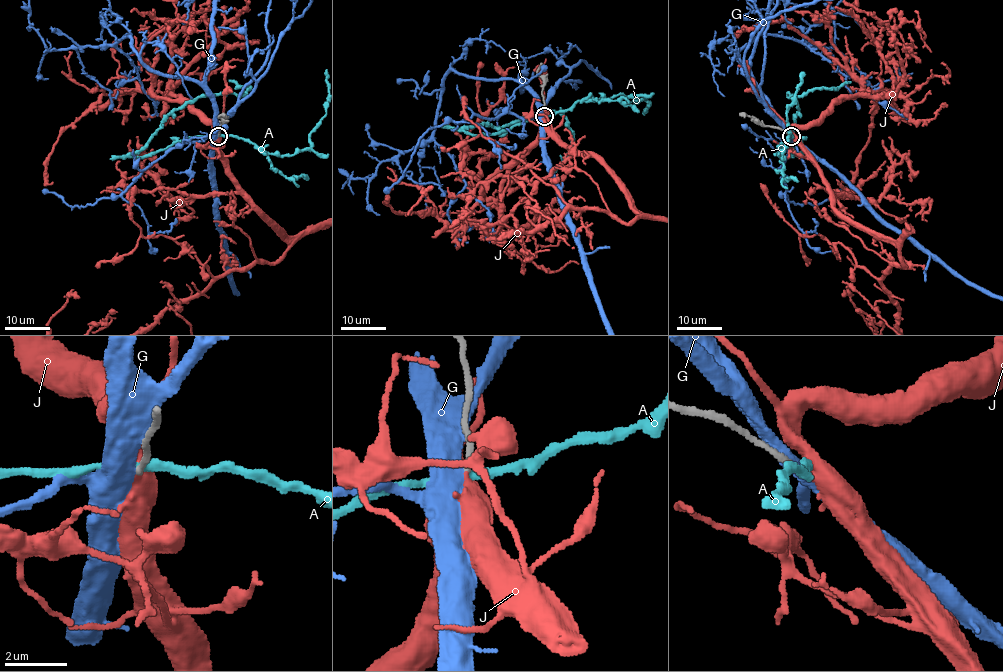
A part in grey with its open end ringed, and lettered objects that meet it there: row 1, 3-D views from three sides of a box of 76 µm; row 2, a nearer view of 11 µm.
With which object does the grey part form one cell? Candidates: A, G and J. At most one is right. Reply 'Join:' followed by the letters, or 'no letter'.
Join: J

